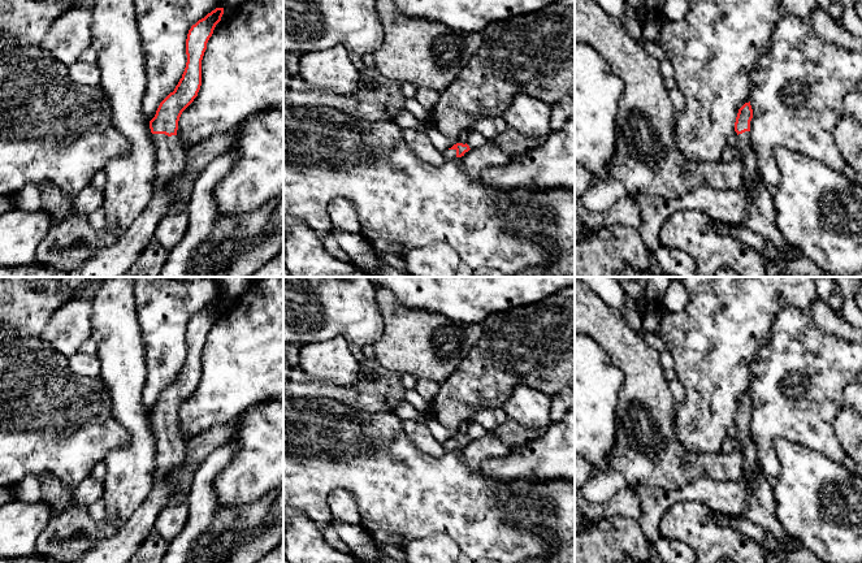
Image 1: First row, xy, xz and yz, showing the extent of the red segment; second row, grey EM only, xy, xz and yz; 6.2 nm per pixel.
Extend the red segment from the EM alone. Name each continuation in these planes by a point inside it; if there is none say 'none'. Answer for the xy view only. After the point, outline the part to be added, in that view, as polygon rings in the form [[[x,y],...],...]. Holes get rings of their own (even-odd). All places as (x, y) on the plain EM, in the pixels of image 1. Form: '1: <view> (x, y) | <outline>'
1: xy (170, 447) | [[[153,425],[156,441],[156,462],[153,476],[157,481],[164,480],[170,471],[179,467],[187,450],[187,442],[181,437],[179,428]]]

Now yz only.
1: yz (646, 451) | [[[575,278],[575,334],[590,337],[623,374],[616,407],[615,445],[610,465],[628,485],[649,485],[663,490],[677,490],[707,477],[718,481],[741,481],[742,450],[750,439],[750,425],[738,425],[731,452],[689,456],[680,445],[675,428],[675,402],[660,365],[659,352],[634,332],[624,313],[612,309],[585,282]]]

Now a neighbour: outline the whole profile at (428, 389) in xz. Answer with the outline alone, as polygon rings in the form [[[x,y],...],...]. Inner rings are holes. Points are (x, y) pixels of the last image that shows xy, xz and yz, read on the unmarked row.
[[[417,380],[415,391],[432,403],[432,400],[439,391],[439,386],[441,384],[430,380]]]

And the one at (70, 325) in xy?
[[[81,298],[59,307],[46,325],[40,337],[56,351],[72,358],[91,338],[92,300]]]

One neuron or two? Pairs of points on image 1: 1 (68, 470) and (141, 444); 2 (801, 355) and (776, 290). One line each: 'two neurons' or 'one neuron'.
1: two neurons
2: two neurons

